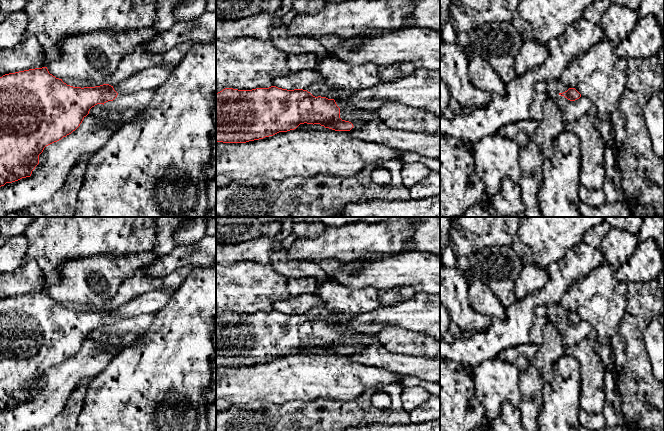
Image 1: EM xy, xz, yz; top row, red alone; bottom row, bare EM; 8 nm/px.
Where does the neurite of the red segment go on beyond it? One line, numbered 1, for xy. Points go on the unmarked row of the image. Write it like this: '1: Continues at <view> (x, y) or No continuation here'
1: Continues at xy (150, 303)

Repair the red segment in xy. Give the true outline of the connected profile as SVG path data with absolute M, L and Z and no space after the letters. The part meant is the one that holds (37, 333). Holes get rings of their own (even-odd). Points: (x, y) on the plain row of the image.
M157 289L142 294L119 308L73 311L49 297L47 291L29 293L0 301L0 411L30 401L44 372L75 355L92 331L113 325L117 319L140 314L154 315L176 290Z

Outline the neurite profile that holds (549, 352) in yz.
M547 322L543 330L543 342L532 359L532 364L540 373L543 382L553 380L554 365L565 355L560 331L551 322Z

